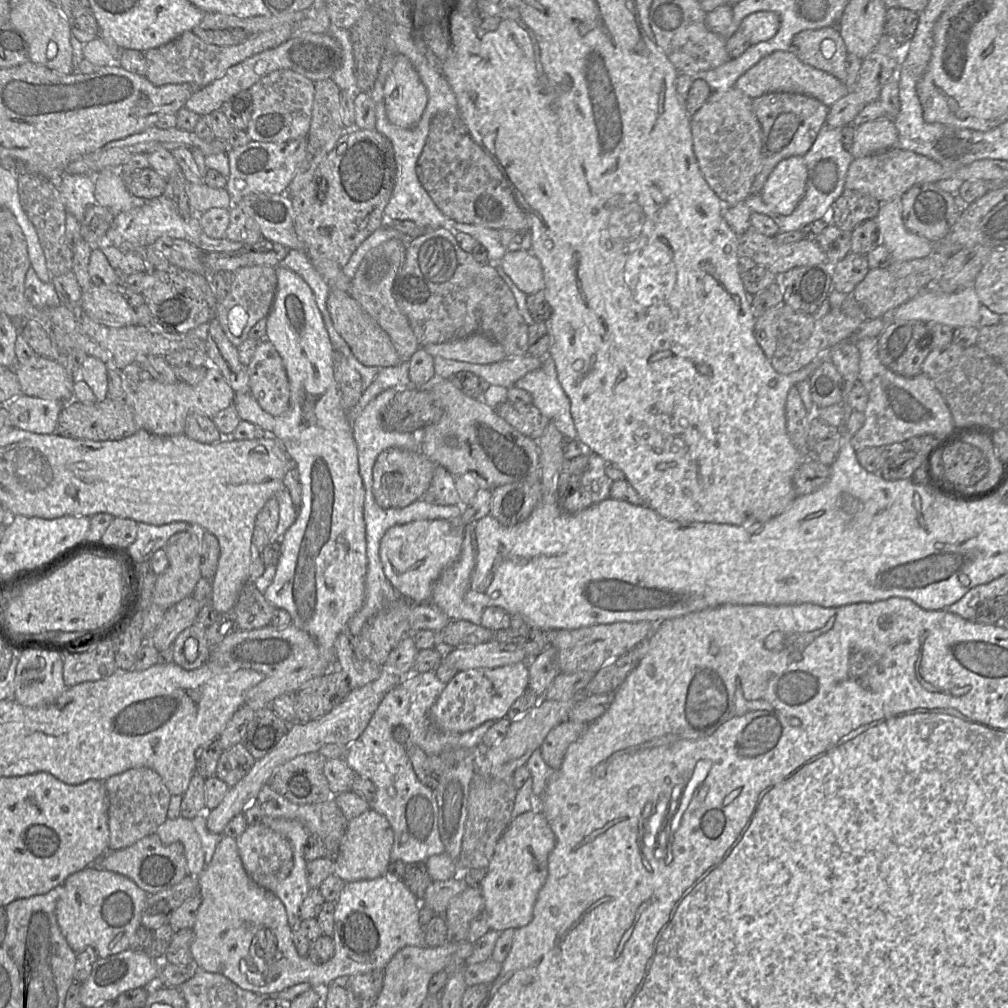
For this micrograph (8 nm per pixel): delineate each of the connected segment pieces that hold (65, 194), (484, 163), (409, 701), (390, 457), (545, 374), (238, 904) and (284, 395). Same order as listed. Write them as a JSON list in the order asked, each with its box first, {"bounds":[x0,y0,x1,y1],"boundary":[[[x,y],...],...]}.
[{"bounds":[60,171,96,223],"boundary":[[[64,171],[60,195],[66,213],[70,213],[81,223],[87,209],[96,205],[95,199],[96,174],[69,174]]]},{"bounds":[416,114,528,230],"boundary":[[[437,114],[416,163],[418,180],[438,209],[459,223],[498,230],[528,230],[528,219],[515,201],[492,157],[469,134],[459,115]]]},{"bounds":[345,671,497,864],"boundary":[[[434,671],[412,672],[405,675],[401,682],[384,696],[362,734],[348,745],[348,752],[345,756],[347,765],[357,775],[364,776],[375,784],[376,795],[370,801],[371,807],[387,818],[394,831],[394,842],[390,854],[391,861],[400,860],[405,864],[425,862],[430,856],[445,852],[437,823],[438,805],[435,791],[417,778],[404,745],[397,742],[393,737],[394,727],[405,727],[410,740],[415,745],[419,746],[427,756],[436,756],[459,748],[475,749],[481,744],[486,731],[497,721],[488,720],[475,729],[463,733],[441,731],[434,727],[429,719],[429,712],[446,684],[438,679]]]},{"bounds":[372,448,440,509],"boundary":[[[392,448],[383,451],[377,457],[373,466],[372,493],[377,505],[384,509],[404,508],[421,499],[431,484],[436,466],[440,465],[433,463],[420,451],[410,451],[400,448]]]},{"bounds":[514,354,577,439],"boundary":[[[548,354],[542,358],[542,365],[538,369],[527,373],[514,386],[531,394],[532,404],[565,438],[577,439],[570,400],[558,380],[554,361]]]},{"bounds":[191,835,425,994],"boundary":[[[225,835],[222,837],[211,862],[198,876],[198,880],[201,904],[192,927],[194,940],[191,953],[194,967],[221,974],[241,989],[256,994],[277,994],[300,983],[308,983],[315,989],[325,989],[339,977],[384,970],[391,958],[403,947],[425,945],[425,930],[419,925],[421,901],[402,880],[391,879],[387,875],[345,884],[334,911],[334,955],[324,964],[315,964],[308,957],[298,954],[285,906],[273,892],[260,887],[249,877],[241,861],[236,839]]]},{"bounds":[247,339,289,416],"boundary":[[[268,339],[260,341],[247,371],[250,393],[259,406],[272,416],[283,415],[289,408],[289,381],[282,358]]]}]

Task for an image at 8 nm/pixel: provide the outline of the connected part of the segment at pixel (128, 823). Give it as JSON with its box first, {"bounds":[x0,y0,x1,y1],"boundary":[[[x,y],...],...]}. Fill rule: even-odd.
{"bounds":[104,768,171,851],"boundary":[[[132,768],[104,781],[108,796],[109,851],[129,847],[155,834],[167,817],[171,793],[161,776],[149,768]]]}

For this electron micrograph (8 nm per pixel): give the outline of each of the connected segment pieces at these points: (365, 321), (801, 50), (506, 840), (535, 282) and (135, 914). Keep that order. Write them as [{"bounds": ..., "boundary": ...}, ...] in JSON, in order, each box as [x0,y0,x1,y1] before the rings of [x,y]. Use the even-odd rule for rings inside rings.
[{"bounds":[327,289,401,368],"boundary":[[[330,289],[327,309],[336,331],[350,347],[357,360],[367,367],[387,368],[401,363],[389,335],[367,314],[348,292]]]},{"bounds":[790,25,848,81],"boundary":[[[838,25],[799,32],[792,40],[790,51],[803,63],[845,81],[848,52]]]},{"bounds":[480,802,555,933],"boundary":[[[538,802],[535,803],[536,808],[512,819],[498,840],[480,886],[490,930],[499,933],[530,923],[538,894],[548,876],[548,856],[555,846],[555,835]]]},{"bounds":[500,251,544,295],"boundary":[[[507,251],[500,265],[518,289],[526,295],[544,288],[541,263],[531,251]]]},{"bounds":[56,865,148,958],"boundary":[[[91,865],[70,875],[63,883],[63,892],[56,905],[56,918],[61,932],[75,953],[92,947],[99,958],[107,958],[129,949],[137,929],[148,894],[128,877]]]}]

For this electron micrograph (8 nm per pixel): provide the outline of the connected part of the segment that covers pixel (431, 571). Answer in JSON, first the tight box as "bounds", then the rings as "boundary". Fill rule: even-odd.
{"bounds":[380,488,491,604],"boundary":[[[478,488],[474,499],[468,505],[463,505],[457,518],[417,520],[392,526],[386,531],[380,541],[380,560],[386,578],[402,596],[415,604],[429,603],[435,582],[460,556],[466,526],[474,525],[476,521],[490,514],[491,495],[490,489]]]}

